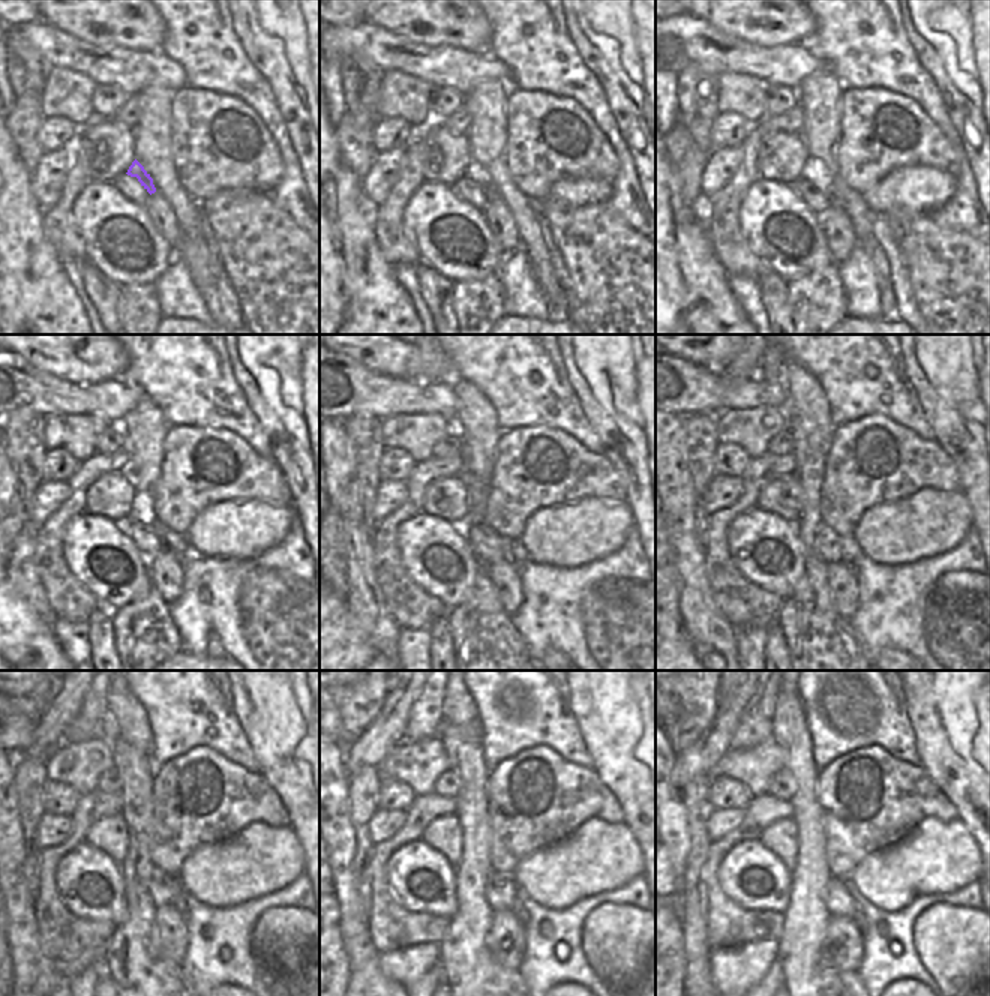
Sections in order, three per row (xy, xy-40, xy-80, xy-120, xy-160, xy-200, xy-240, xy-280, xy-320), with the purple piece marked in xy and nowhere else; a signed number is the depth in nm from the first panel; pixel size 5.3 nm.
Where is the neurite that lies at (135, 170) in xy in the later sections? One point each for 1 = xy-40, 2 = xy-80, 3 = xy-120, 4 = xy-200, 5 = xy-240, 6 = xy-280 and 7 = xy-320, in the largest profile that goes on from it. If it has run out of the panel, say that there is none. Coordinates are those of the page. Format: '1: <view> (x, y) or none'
1: xy-40 (476, 171)
2: xy-80 (813, 171)
3: xy-120 (177, 543)
4: xy-200 (851, 552)
5: xy-240 (179, 903)
6: xy-280 (516, 909)
7: xy-320 (858, 917)

